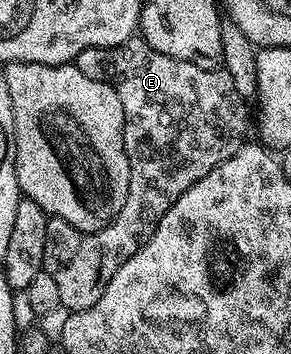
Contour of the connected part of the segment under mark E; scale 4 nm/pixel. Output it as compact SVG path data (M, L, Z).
M143 36L130 37L117 46L86 48L86 52L78 52L74 65L82 76L116 87L122 100L130 188L122 212L101 230L82 232L66 220L49 217L44 271L54 280L60 305L68 312L90 308L114 272L150 240L178 196L198 184L206 172L218 168L222 160L230 160L249 137L249 103L238 96L234 80L223 68L207 70L174 60L174 56L150 48Z

